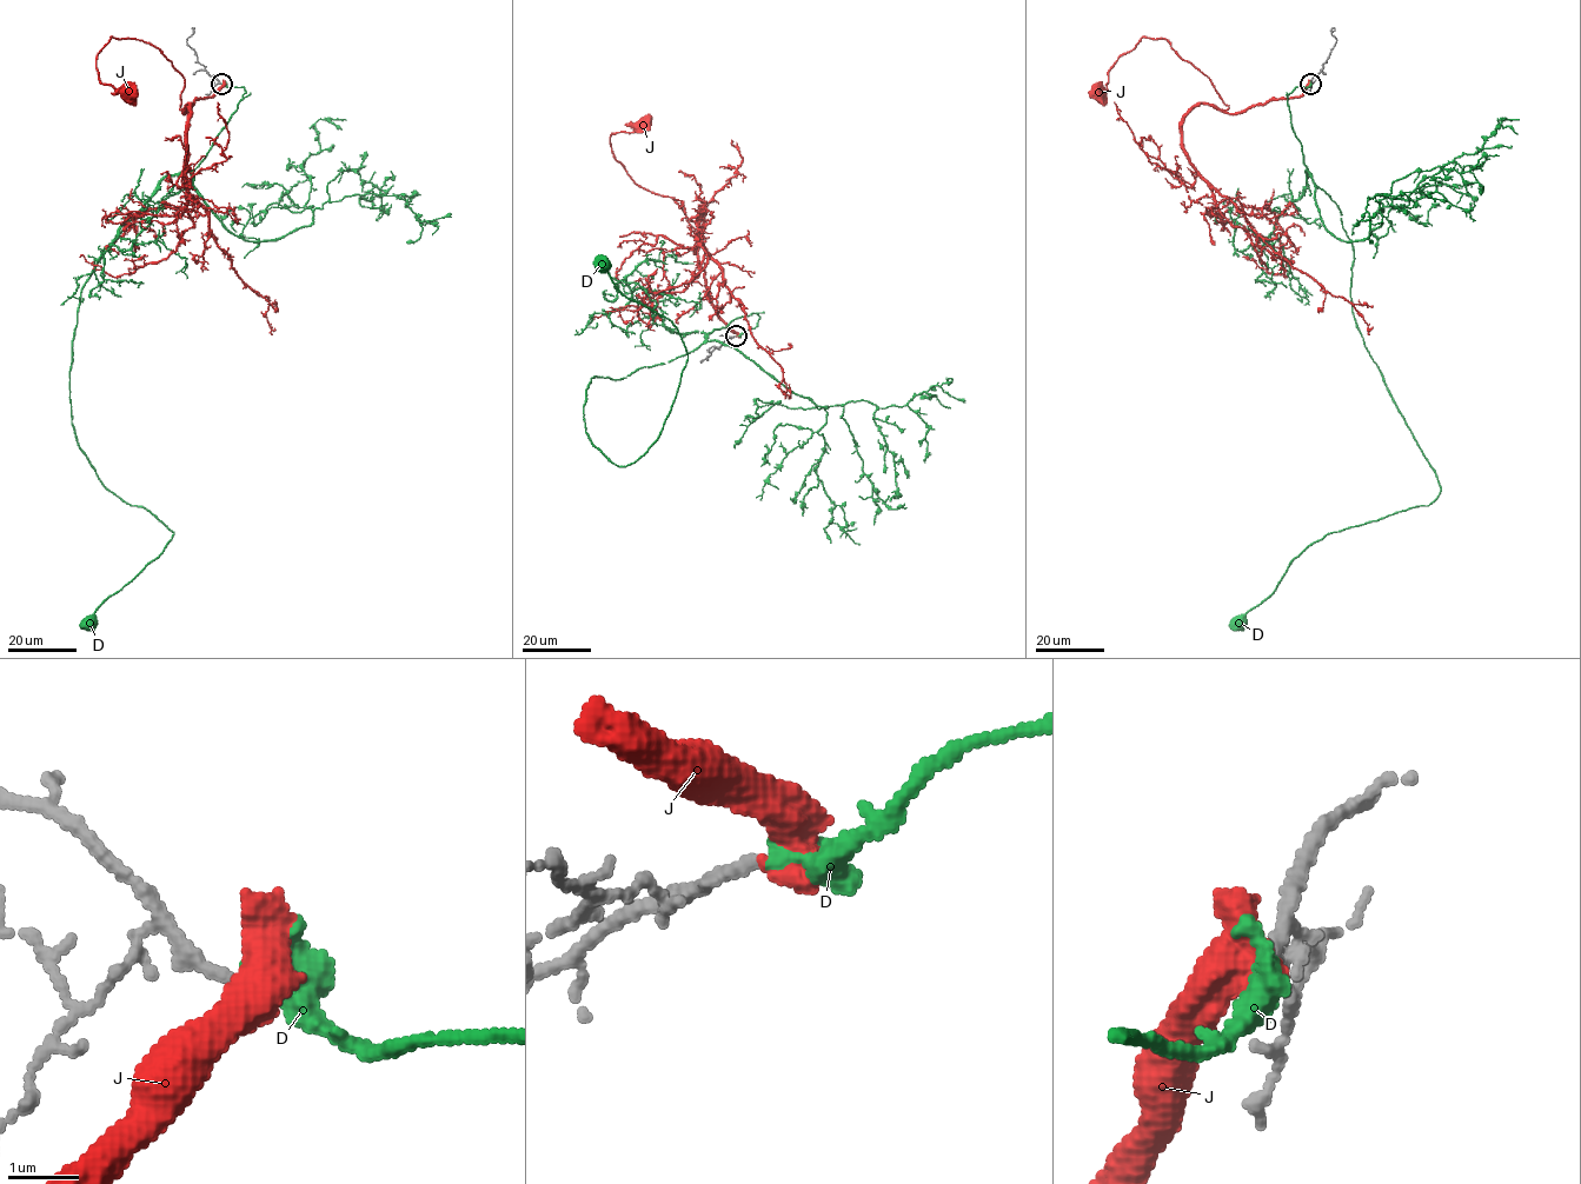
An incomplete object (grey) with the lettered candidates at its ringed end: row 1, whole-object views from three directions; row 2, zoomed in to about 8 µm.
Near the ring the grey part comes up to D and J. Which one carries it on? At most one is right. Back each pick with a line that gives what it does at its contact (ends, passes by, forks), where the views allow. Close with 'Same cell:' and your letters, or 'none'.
D: it ends there
Same cell: D

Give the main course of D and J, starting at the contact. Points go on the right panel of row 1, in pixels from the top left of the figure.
D: (1309, 84), (1288, 95), (1303, 163), (1341, 211), (1353, 250), (1356, 327), (1440, 494), (1308, 545), (1237, 624)
J: (1309, 84), (1300, 95), (1227, 113), (1208, 78), (1167, 39), (1142, 37), (1117, 58), (1107, 88), (1096, 93)

